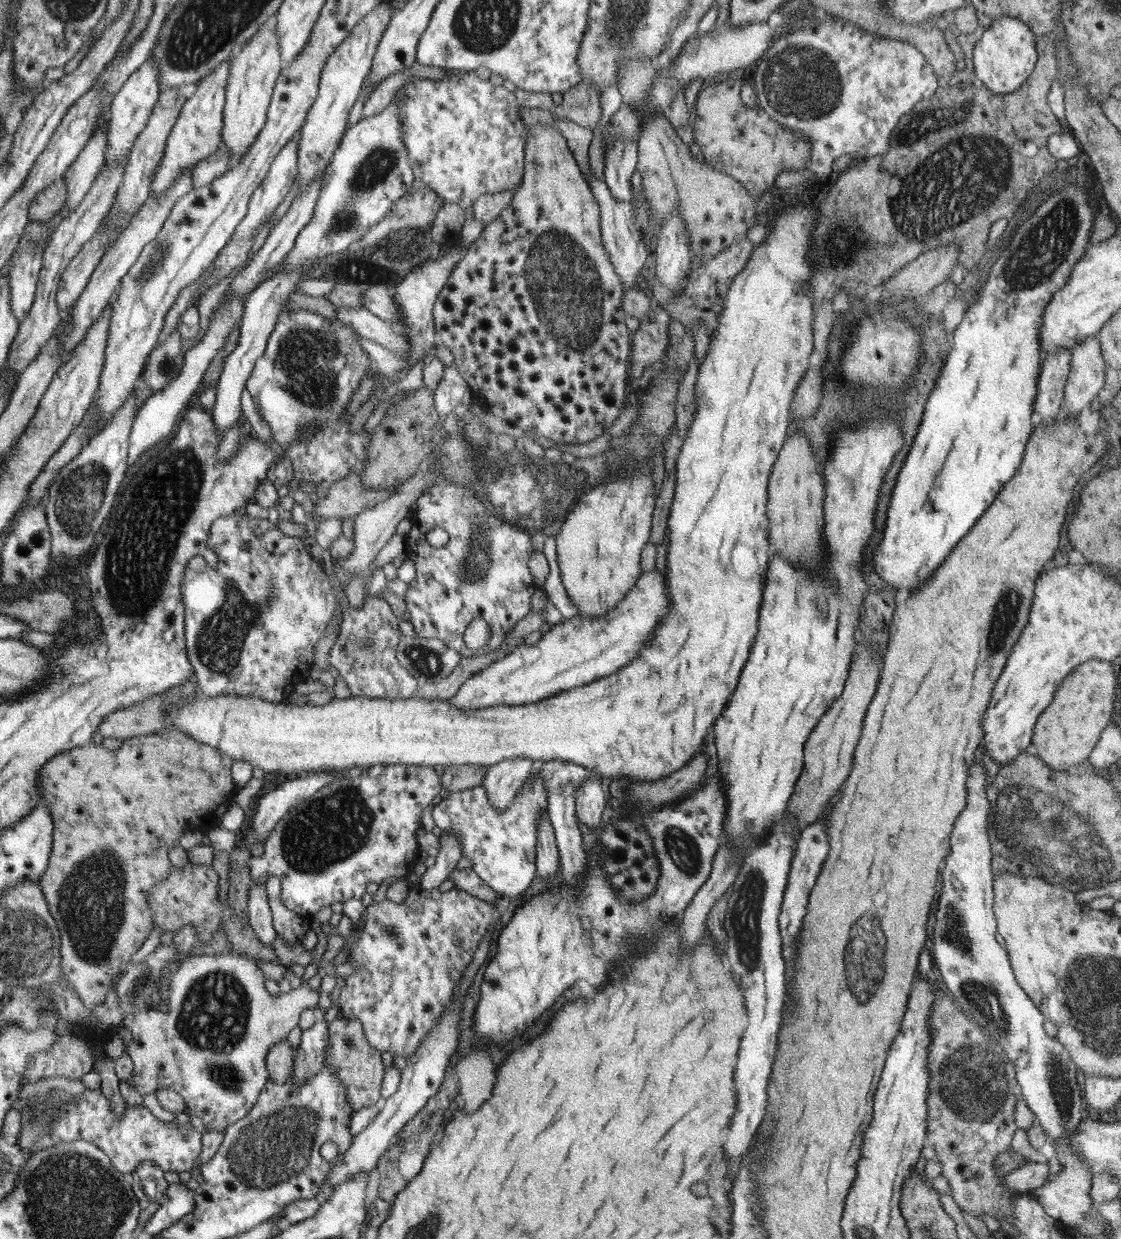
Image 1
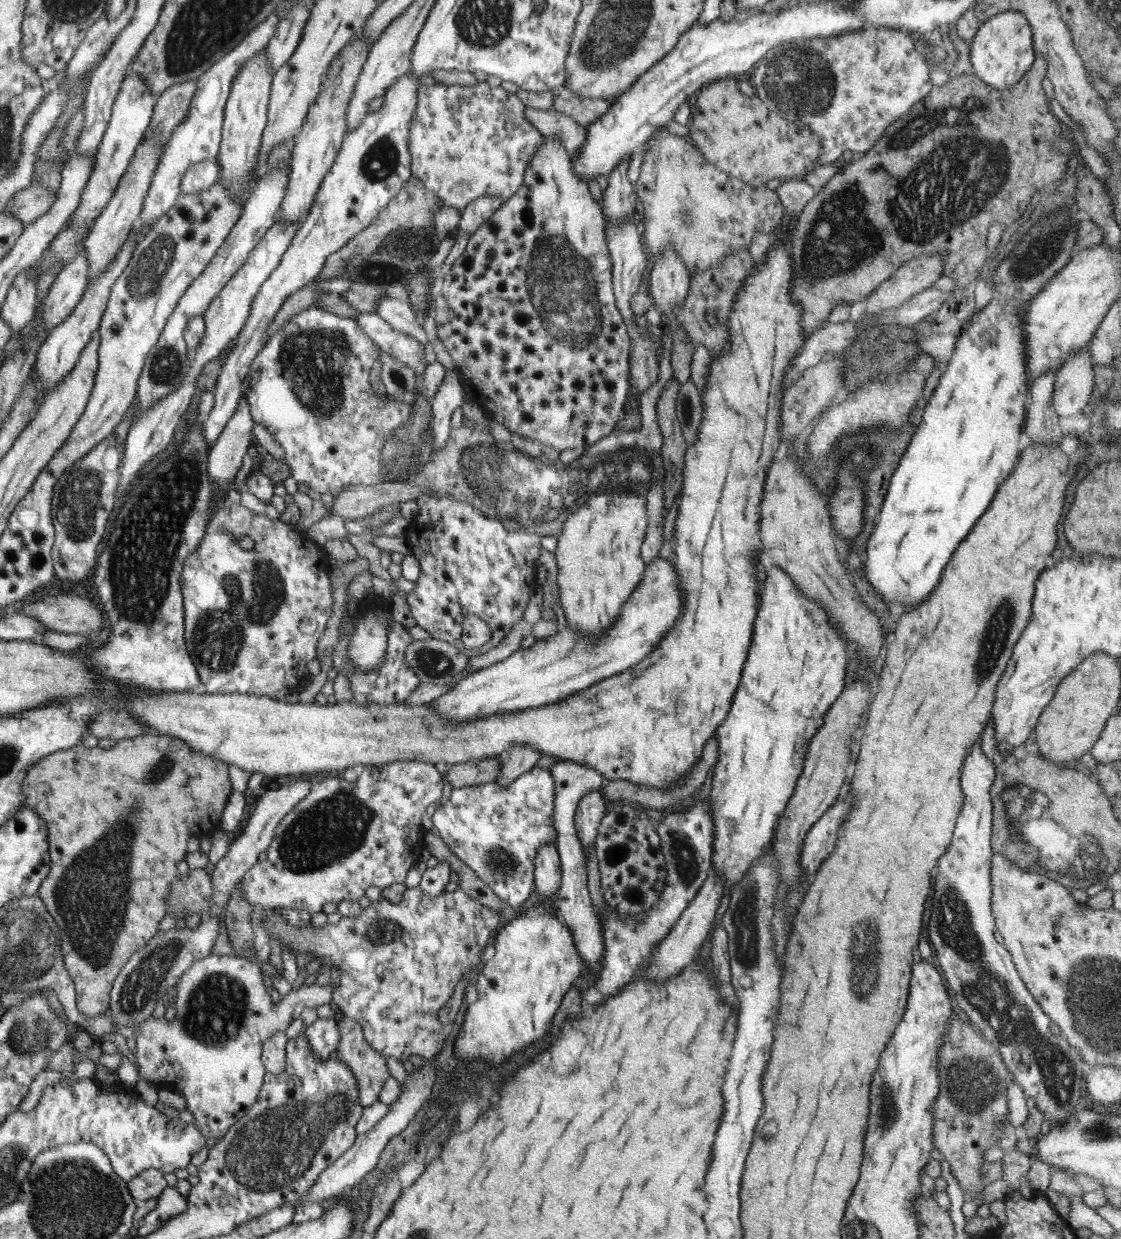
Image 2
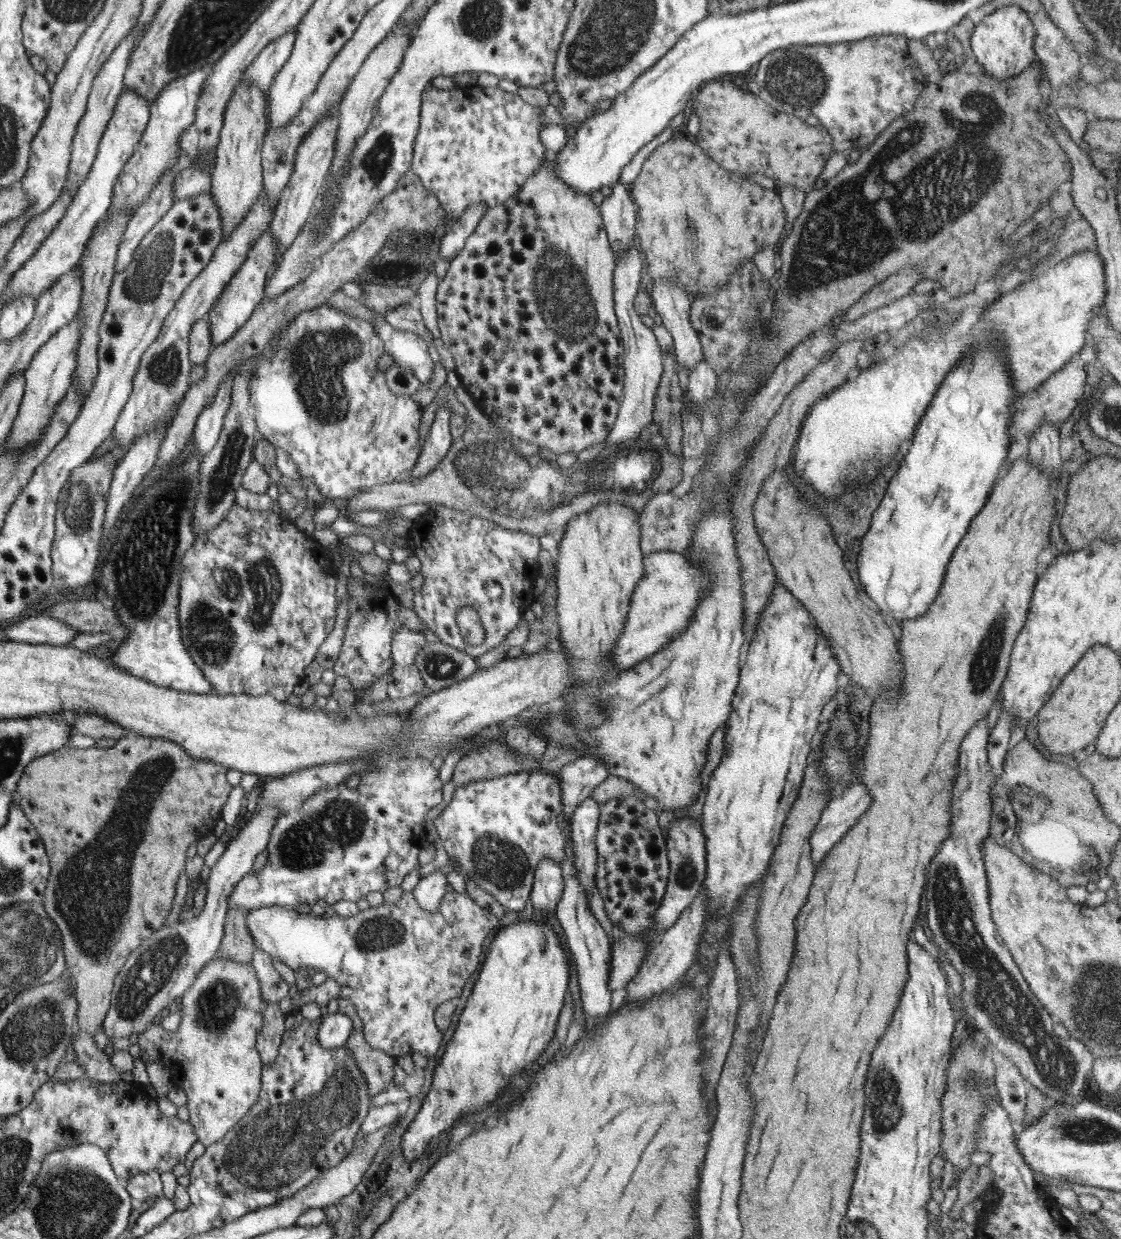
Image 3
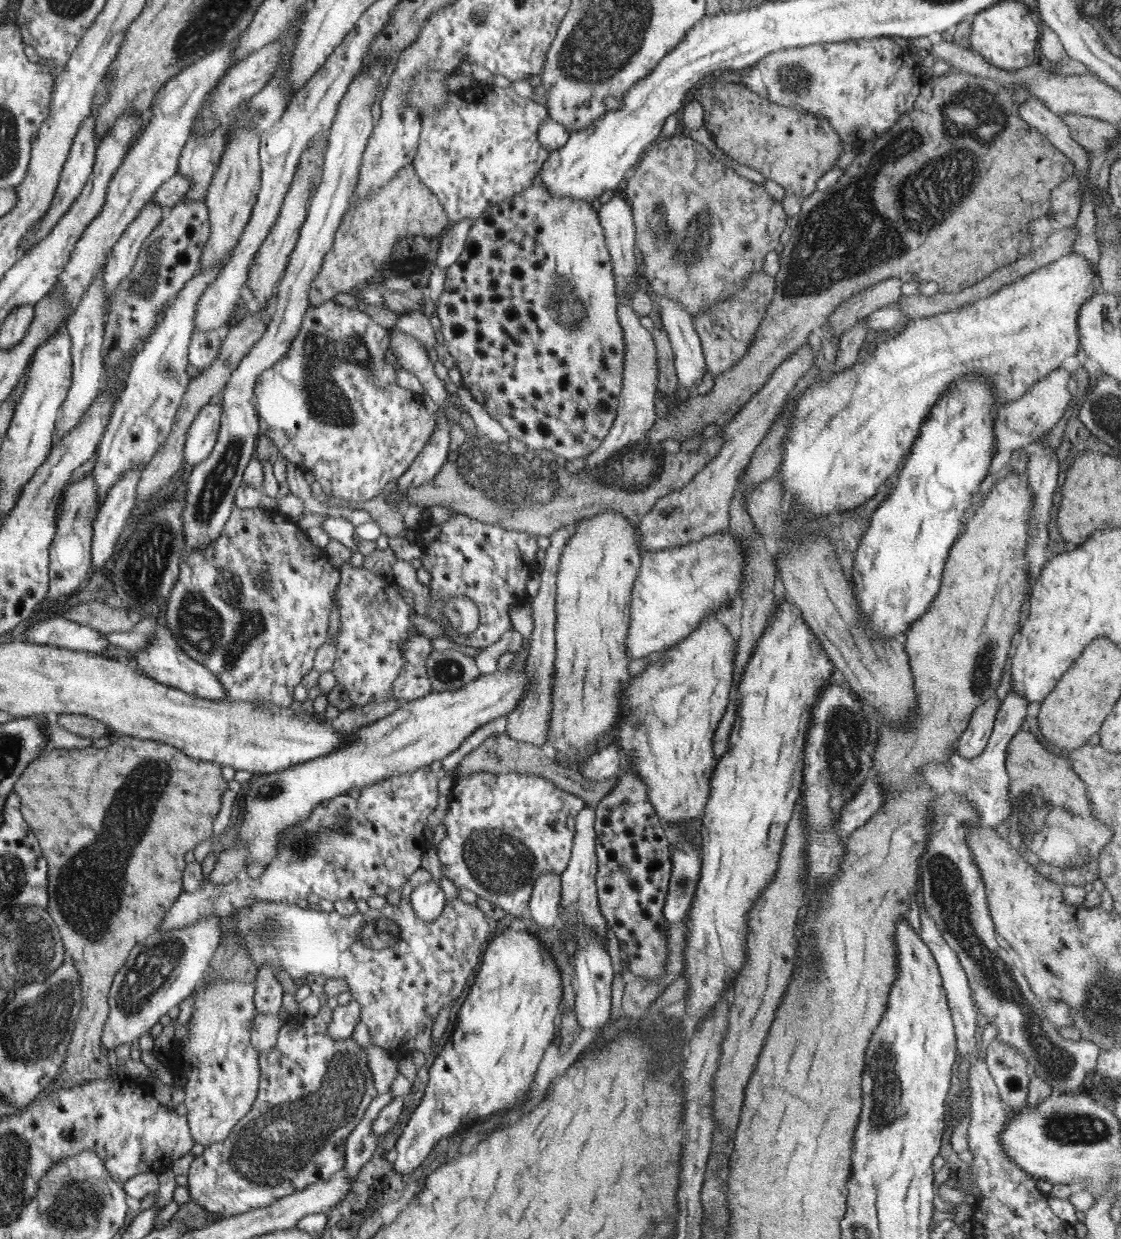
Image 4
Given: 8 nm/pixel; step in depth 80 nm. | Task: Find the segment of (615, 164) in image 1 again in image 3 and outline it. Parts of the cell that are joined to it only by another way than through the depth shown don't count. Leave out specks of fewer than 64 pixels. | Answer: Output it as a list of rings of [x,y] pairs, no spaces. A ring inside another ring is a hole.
[[[617,181],[611,187],[611,193],[599,204],[601,220],[607,233],[608,243],[615,256],[622,254],[635,236],[635,204],[631,200],[630,190]]]

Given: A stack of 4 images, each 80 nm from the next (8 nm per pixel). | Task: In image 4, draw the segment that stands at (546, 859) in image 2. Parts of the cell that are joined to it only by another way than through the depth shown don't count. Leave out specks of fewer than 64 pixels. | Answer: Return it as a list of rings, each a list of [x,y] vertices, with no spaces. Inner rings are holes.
[[[546,872],[535,880],[526,915],[537,924],[536,931],[545,931],[558,924],[560,899],[560,875]]]

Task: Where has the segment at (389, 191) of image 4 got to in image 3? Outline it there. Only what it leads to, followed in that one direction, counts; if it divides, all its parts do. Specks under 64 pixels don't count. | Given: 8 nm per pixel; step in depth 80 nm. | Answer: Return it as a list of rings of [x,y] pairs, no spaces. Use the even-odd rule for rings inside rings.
[[[411,170],[405,172],[398,181],[395,190],[389,196],[381,198],[381,202],[370,210],[370,213],[357,227],[346,232],[343,238],[340,238],[318,258],[318,261],[314,262],[307,278],[272,299],[262,297],[236,334],[231,336],[228,341],[212,348],[204,362],[205,374],[203,378],[189,385],[183,400],[176,408],[175,416],[166,428],[164,437],[160,440],[156,459],[152,466],[153,470],[157,470],[157,468],[165,470],[169,464],[173,464],[177,458],[183,456],[189,437],[192,436],[192,428],[197,415],[201,409],[205,408],[207,397],[214,396],[219,384],[227,378],[226,374],[231,372],[240,360],[261,353],[263,347],[273,338],[273,334],[280,326],[283,323],[287,324],[298,312],[322,305],[335,290],[340,290],[341,284],[352,282],[355,278],[363,276],[365,269],[368,268],[369,260],[373,256],[381,256],[381,252],[385,252],[385,244],[389,244],[391,232],[397,232],[399,228],[412,228],[415,231],[425,230],[427,232],[439,231],[446,212],[444,208],[441,208],[440,202],[436,200],[436,194],[429,192],[421,184],[419,176]]]

